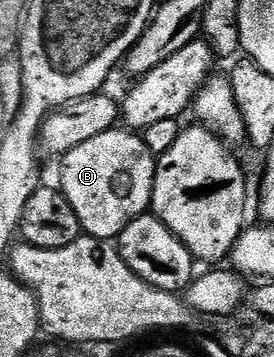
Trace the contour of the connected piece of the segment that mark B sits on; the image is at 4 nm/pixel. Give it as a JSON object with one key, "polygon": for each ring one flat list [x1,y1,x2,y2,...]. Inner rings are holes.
{"polygon":[[114,127,103,131,103,135,95,135,95,139,87,139,87,143,79,143,65,156,60,158,61,194,71,203,75,215,79,215,82,230,88,236,98,237,100,241,113,241,120,238,125,228,137,217,146,216,153,203,153,184,157,174,157,163,153,153,147,147,144,136,124,127]]}

